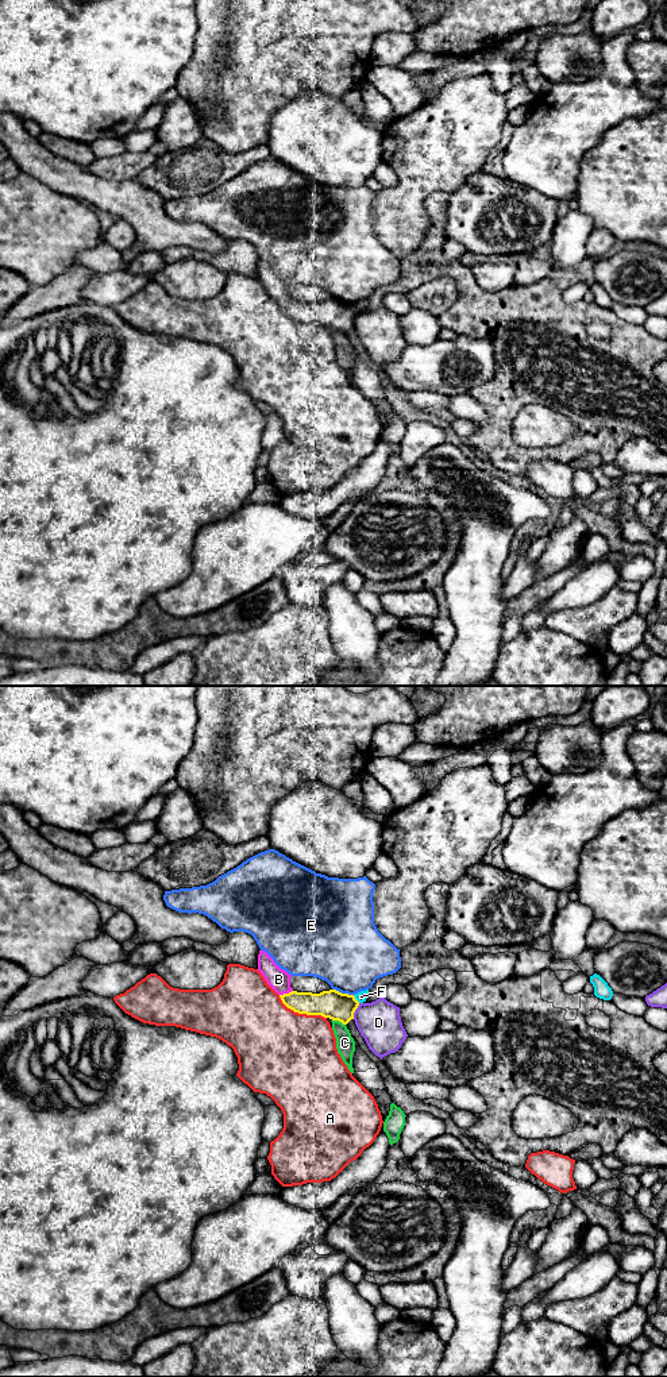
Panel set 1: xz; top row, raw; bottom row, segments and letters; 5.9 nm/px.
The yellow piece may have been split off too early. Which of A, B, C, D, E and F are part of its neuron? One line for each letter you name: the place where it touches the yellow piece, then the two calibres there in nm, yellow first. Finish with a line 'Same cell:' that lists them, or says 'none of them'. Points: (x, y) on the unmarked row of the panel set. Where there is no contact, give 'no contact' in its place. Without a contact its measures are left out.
Same cell: none of them

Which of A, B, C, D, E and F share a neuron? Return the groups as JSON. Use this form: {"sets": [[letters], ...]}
{"sets": [["A"], ["B", "C"], ["D"], ["E"], ["F"]]}

